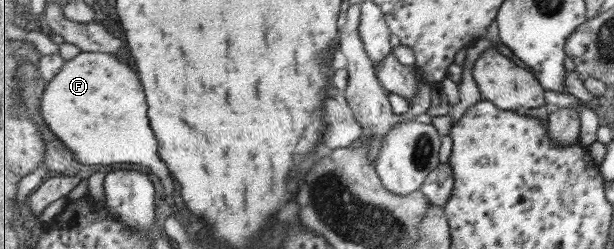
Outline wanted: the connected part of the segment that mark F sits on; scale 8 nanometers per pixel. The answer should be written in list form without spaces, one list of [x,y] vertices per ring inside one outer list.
[[[80,52],[67,60],[46,88],[41,109],[50,129],[66,143],[79,159],[80,163],[92,166],[111,166],[118,164],[138,166],[148,170],[152,168],[158,176],[168,176],[168,166],[158,156],[158,140],[150,128],[148,104],[144,86],[134,68],[116,55],[105,52]]]

